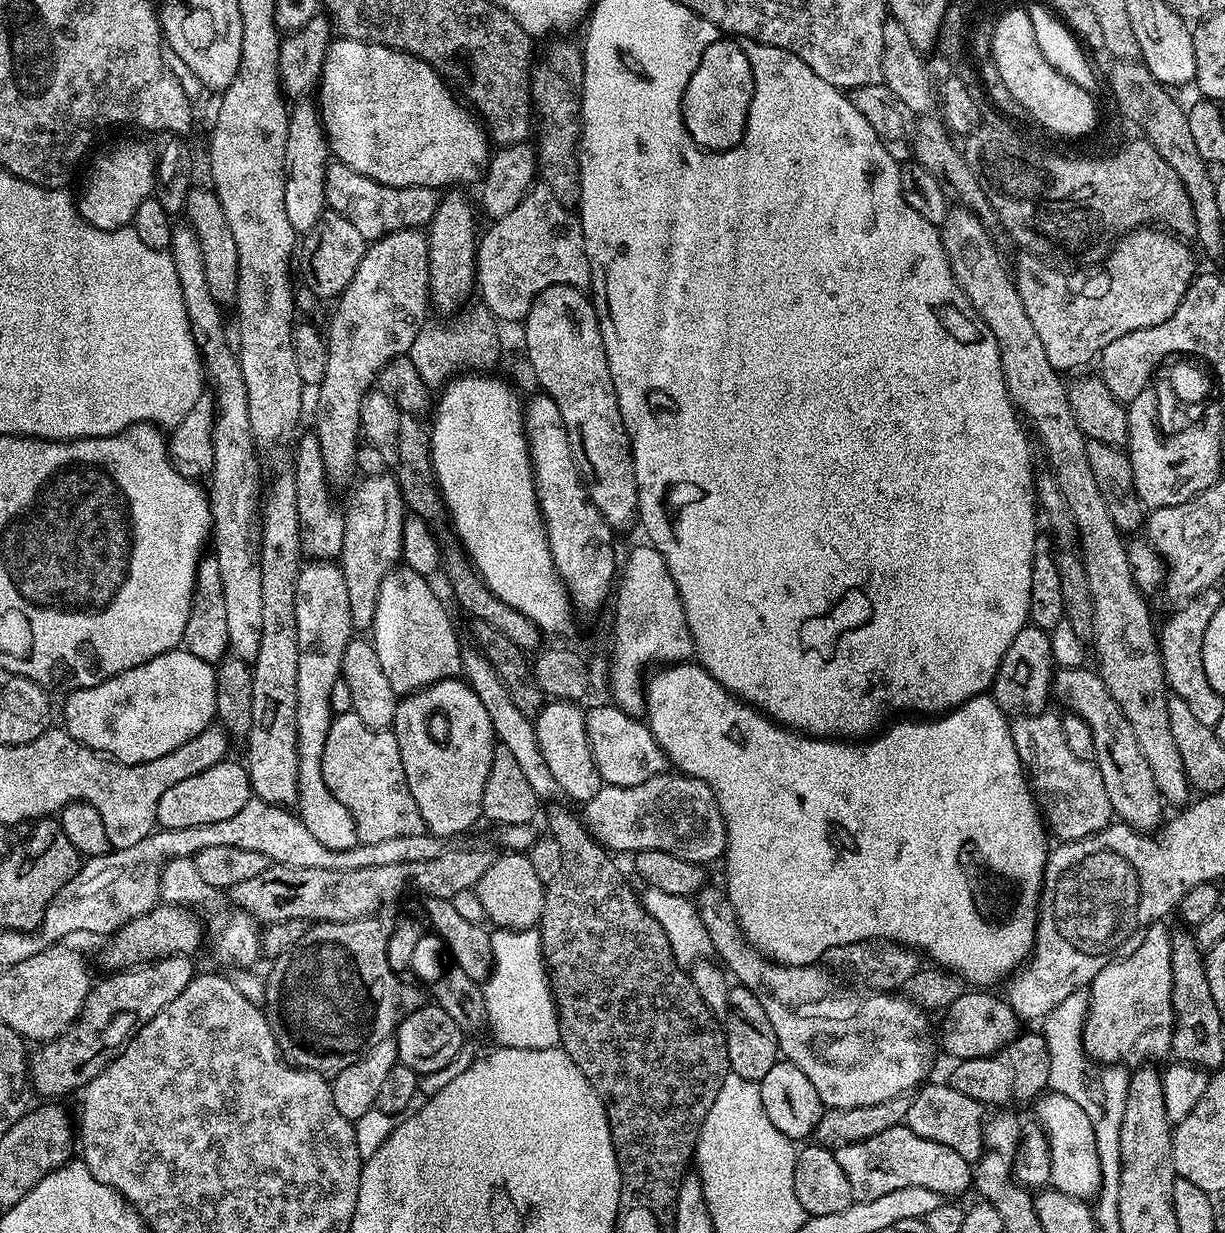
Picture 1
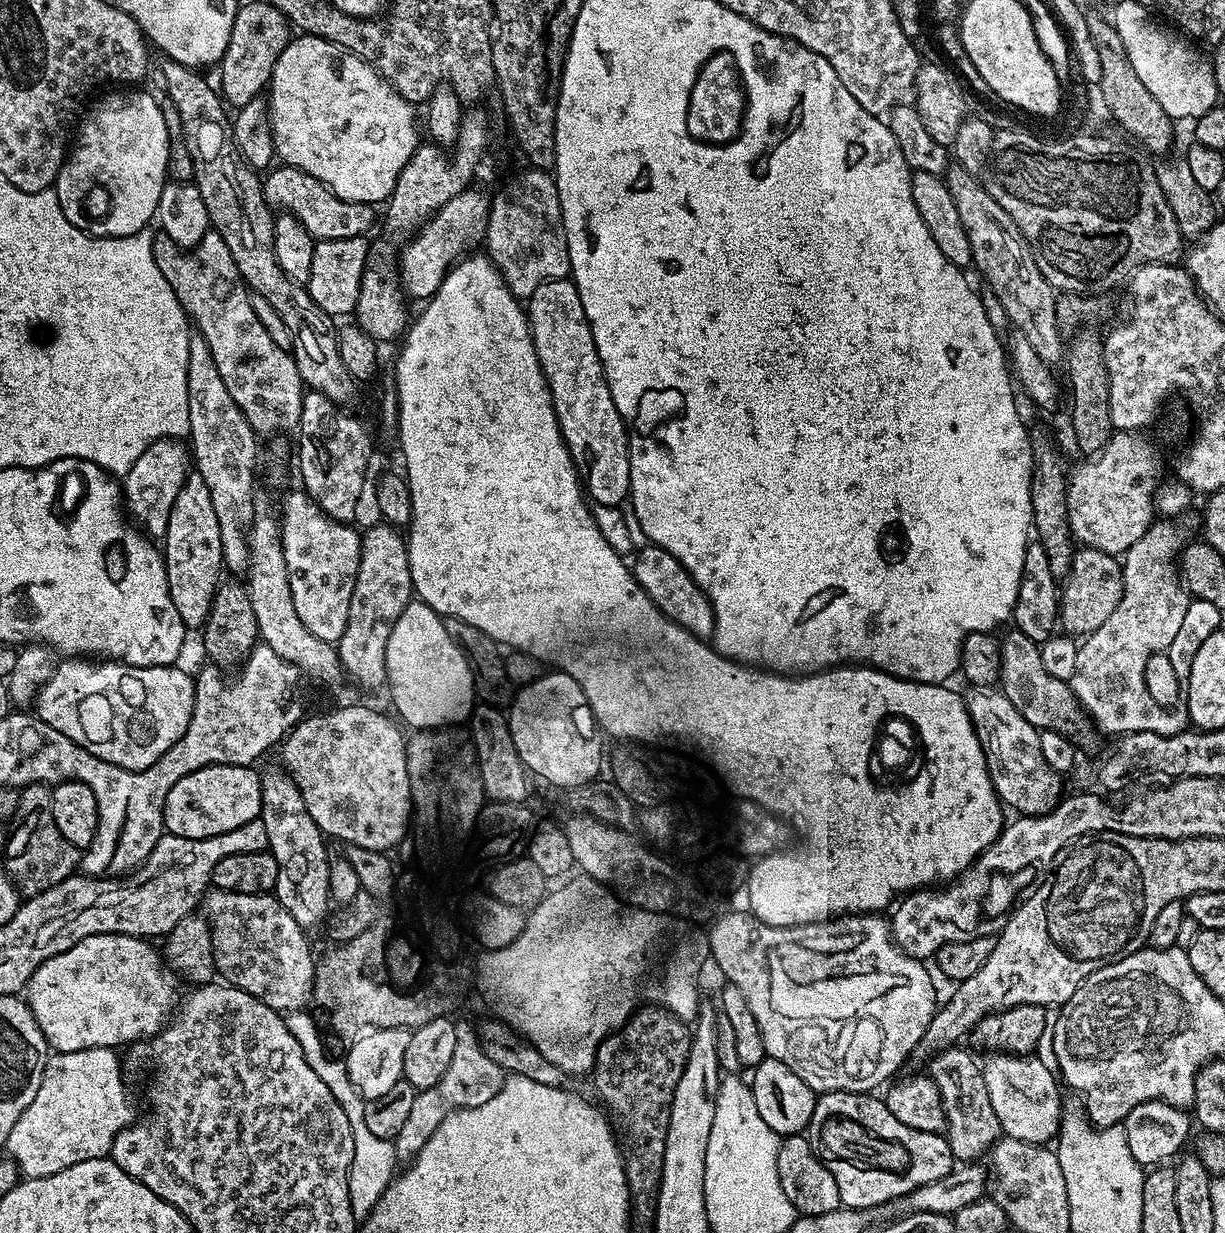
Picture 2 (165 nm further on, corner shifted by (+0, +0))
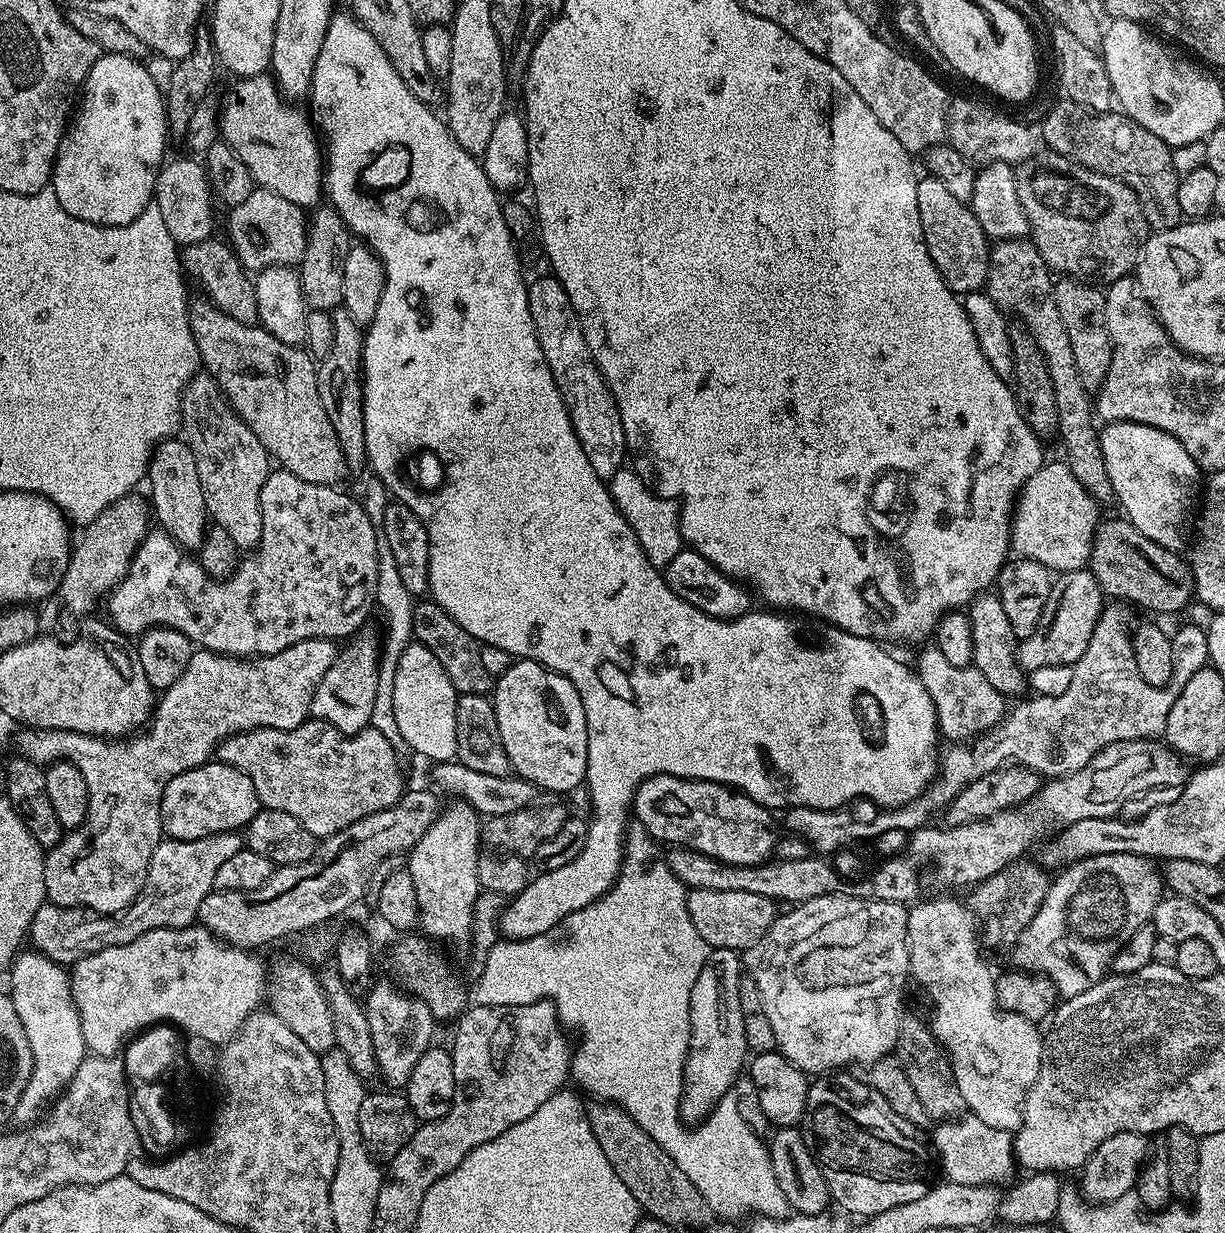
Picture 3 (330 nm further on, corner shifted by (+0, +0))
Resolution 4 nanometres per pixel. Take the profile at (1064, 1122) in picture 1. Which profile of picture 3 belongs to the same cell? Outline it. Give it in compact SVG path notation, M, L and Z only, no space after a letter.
M944 896L941 900L928 900L925 904L914 907L908 913L908 967L910 976L913 981L916 980L922 987L928 991L928 996L932 999L932 1004L936 1007L936 1013L930 1019L930 1027L936 1033L937 1040L940 1041L945 1053L950 1057L953 1069L956 1073L956 1085L958 1090L962 1090L962 1098L964 1099L964 1107L969 1113L978 1118L982 1118L982 1122L986 1122L986 1126L994 1126L998 1130L1006 1130L1015 1133L1024 1121L1024 1099L1030 1090L1030 1086L1034 1086L1034 1078L1038 1078L1038 1070L1042 1062L1042 1054L1044 1053L1044 1036L1039 1032L1037 1025L1031 1020L1022 1018L1013 1012L1005 1012L1001 1008L1000 1003L996 1000L996 976L994 972L988 969L986 961L980 957L982 953L982 944L978 939L977 925L972 925L972 916L959 904L956 900Z

